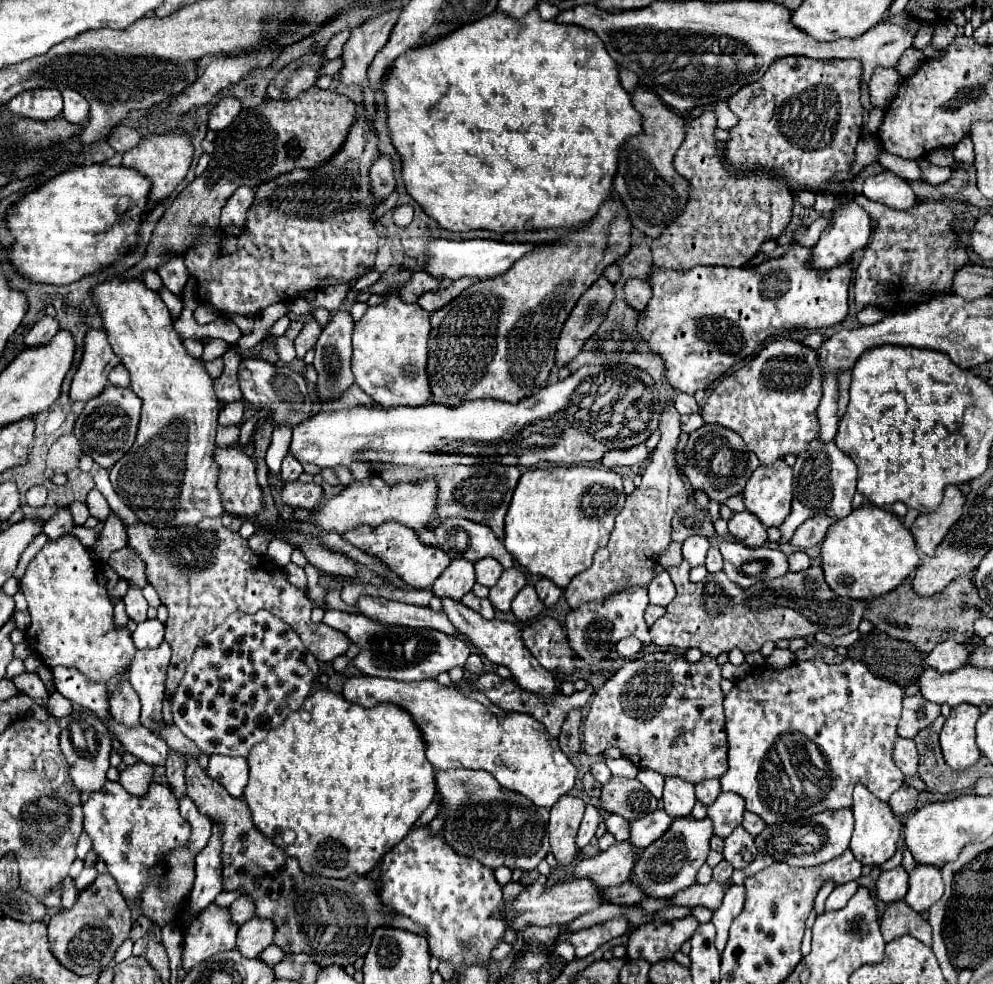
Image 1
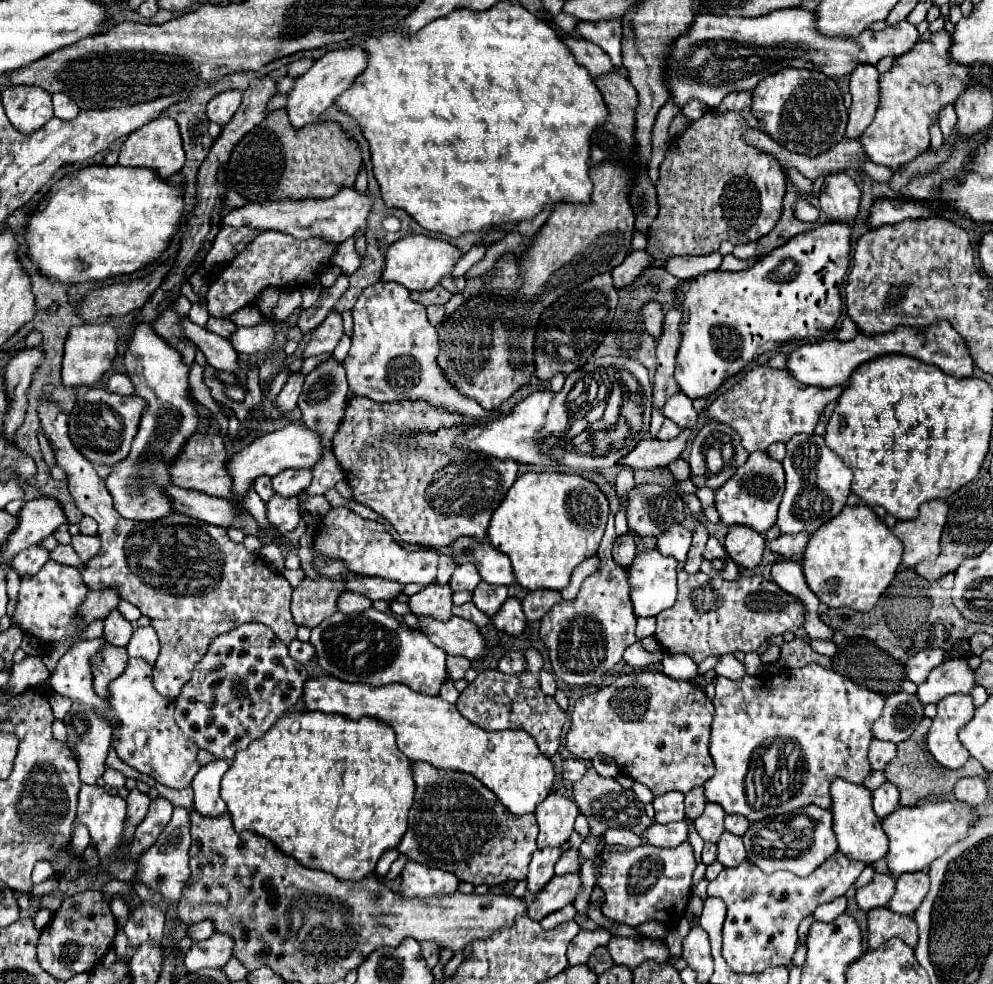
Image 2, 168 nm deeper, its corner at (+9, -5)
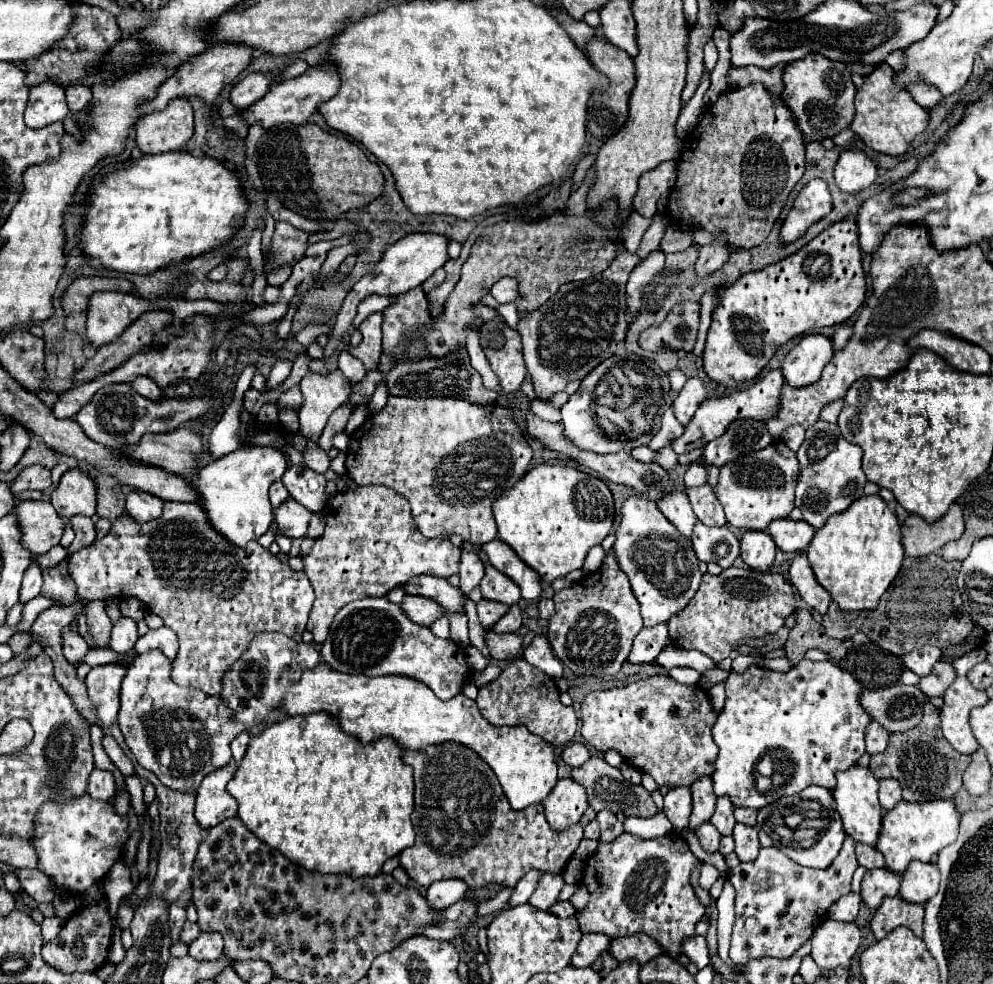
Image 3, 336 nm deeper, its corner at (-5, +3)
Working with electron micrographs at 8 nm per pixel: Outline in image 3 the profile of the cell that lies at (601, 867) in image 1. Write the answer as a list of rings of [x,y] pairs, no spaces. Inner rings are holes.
[[[542,874],[542,880],[538,880],[538,888],[530,896],[528,904],[538,910],[548,910],[554,902],[558,902],[558,892],[562,890],[564,880],[560,874]]]

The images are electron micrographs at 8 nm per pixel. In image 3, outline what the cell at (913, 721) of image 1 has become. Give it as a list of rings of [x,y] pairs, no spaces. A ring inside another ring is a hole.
[[[896,684],[890,688],[862,690],[862,708],[872,720],[882,724],[888,732],[904,732],[922,720],[922,704],[926,696],[918,686]]]

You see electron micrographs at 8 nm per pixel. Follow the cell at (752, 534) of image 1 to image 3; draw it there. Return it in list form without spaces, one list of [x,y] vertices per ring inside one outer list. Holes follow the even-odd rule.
[[[750,530],[740,540],[740,558],[758,572],[768,572],[776,554],[776,544],[766,532]]]

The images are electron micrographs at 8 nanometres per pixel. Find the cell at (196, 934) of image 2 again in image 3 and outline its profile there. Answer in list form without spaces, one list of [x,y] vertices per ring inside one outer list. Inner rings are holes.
[[[186,922],[184,928],[182,928],[182,932],[180,932],[180,942],[190,944],[190,942],[196,940],[198,936],[200,936],[200,928],[198,928],[198,924],[196,924],[196,922]]]

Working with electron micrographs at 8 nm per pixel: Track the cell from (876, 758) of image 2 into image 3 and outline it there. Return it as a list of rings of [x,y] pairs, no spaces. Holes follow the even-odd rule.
[[[872,720],[870,728],[866,728],[866,752],[868,754],[878,754],[884,752],[888,746],[890,732],[886,732],[878,722]]]

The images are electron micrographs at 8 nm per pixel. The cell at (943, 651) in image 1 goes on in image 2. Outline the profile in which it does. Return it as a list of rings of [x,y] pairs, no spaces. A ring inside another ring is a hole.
[[[926,648],[918,652],[906,662],[908,680],[912,680],[914,684],[922,684],[928,678],[928,674],[942,662],[944,662],[944,650],[940,648]]]

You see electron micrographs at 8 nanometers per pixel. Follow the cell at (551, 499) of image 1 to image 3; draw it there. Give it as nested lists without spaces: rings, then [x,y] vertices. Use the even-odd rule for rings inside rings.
[[[536,466],[510,492],[492,504],[498,540],[506,542],[520,560],[534,568],[544,582],[582,568],[588,550],[600,544],[614,524],[614,500],[608,486],[570,466]]]

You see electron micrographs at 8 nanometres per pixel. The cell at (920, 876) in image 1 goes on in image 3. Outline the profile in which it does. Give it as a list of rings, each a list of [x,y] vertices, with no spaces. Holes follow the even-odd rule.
[[[912,860],[900,882],[900,896],[908,902],[926,904],[936,892],[940,884],[940,870],[936,864],[924,864],[920,860]]]

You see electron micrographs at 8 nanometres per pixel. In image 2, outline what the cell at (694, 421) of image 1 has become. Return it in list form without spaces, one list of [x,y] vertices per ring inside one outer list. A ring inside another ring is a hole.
[[[668,418],[664,420],[664,424],[662,424],[662,428],[660,428],[660,432],[658,432],[658,438],[660,440],[672,440],[672,438],[676,438],[678,434],[680,434],[680,426],[678,424],[672,424]]]

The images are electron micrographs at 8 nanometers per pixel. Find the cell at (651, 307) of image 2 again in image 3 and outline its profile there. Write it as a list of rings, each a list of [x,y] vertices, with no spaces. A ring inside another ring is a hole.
[[[686,302],[674,306],[660,326],[650,326],[640,334],[640,346],[648,352],[684,350],[692,352],[700,326],[700,304]]]

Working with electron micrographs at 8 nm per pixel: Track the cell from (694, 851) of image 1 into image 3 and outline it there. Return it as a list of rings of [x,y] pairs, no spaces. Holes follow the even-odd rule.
[[[622,832],[614,842],[598,842],[596,852],[586,860],[582,872],[582,884],[590,892],[590,902],[586,904],[586,908],[576,912],[582,932],[600,932],[610,938],[644,932],[652,936],[668,956],[678,958],[682,954],[682,942],[696,936],[696,922],[706,912],[694,888],[690,886],[690,872],[698,864],[698,858],[694,858],[694,854],[676,834],[642,840],[634,834]]]

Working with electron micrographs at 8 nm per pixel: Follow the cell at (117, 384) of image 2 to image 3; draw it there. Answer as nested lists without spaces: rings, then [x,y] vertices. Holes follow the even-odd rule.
[[[138,376],[134,382],[132,382],[132,388],[140,394],[140,396],[146,396],[148,400],[162,400],[162,390],[154,384],[154,380],[146,378],[146,376]]]

